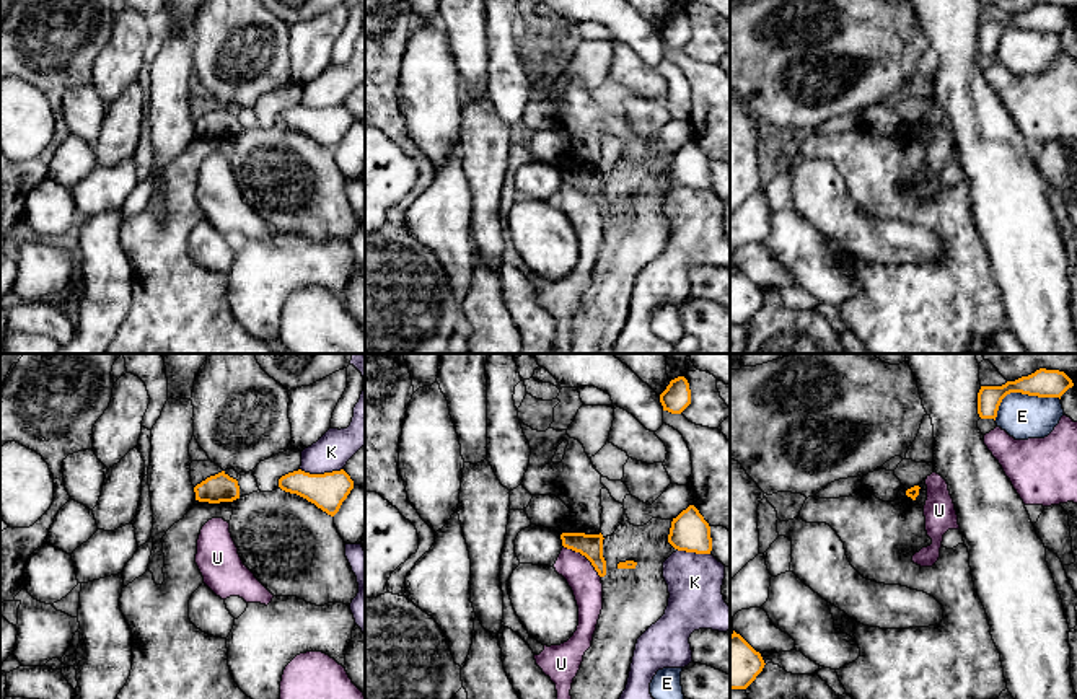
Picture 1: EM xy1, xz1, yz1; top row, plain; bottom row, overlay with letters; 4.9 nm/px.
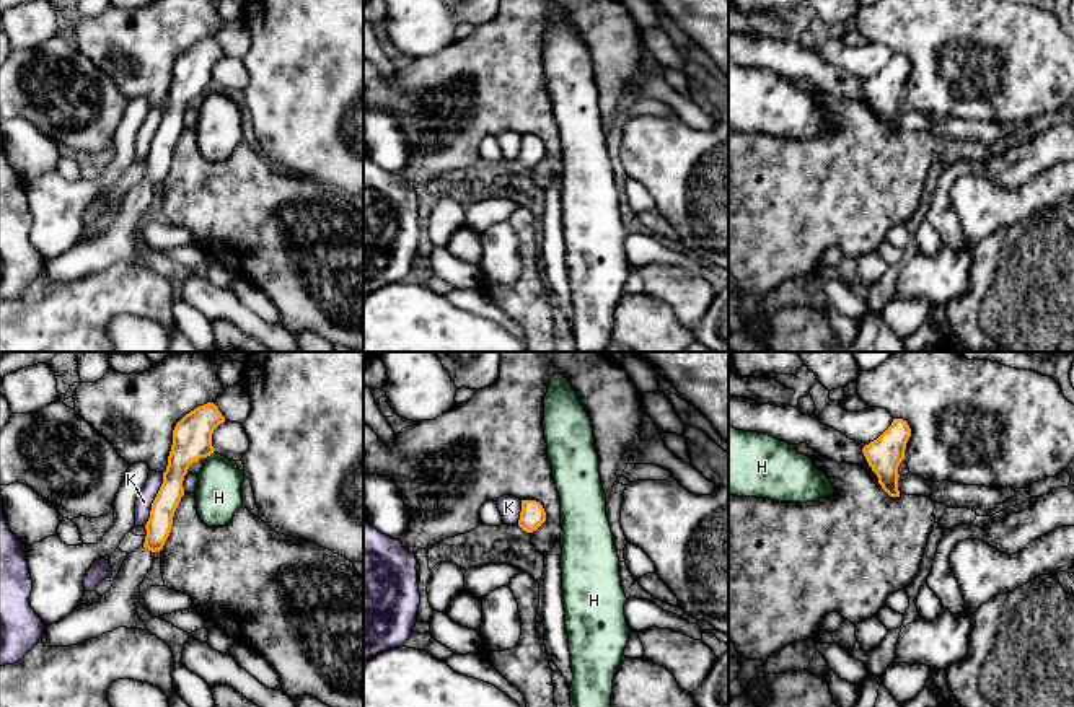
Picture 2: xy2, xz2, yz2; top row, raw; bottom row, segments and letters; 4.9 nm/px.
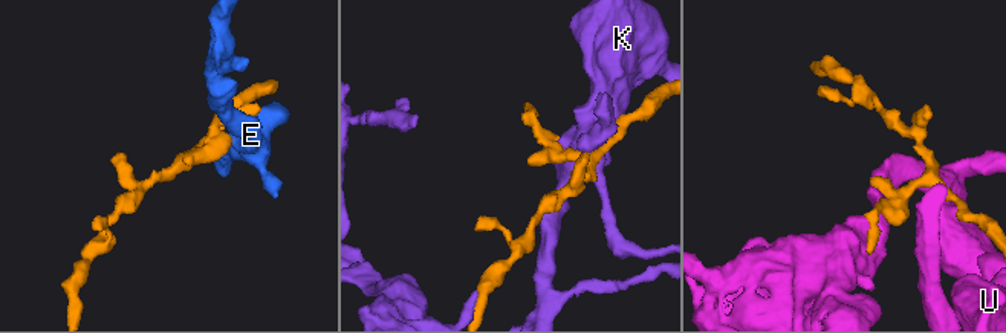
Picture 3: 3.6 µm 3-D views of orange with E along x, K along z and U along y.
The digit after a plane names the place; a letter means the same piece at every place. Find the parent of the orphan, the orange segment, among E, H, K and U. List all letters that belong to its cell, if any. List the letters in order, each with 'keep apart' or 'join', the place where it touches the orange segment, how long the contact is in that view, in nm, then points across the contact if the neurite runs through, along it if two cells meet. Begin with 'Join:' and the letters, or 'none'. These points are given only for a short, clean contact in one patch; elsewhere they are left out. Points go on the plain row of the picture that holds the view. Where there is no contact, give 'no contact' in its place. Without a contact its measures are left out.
Join: none
E: keep apart | yz1 (1020, 26) | 340 nm
H: keep apart | xy2 (211, 88) | 40 nm | along xy2 (212, 87), (209, 92)
K: keep apart | xy2 (155, 134) | 280 nm
U: keep apart | xz1 (585, 191) | 240 nm

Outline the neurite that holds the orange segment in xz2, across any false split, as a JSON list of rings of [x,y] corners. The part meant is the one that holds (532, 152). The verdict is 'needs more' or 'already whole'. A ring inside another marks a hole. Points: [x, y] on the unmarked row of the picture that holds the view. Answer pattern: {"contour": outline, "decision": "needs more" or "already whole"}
{"contour": [[[522,135],[518,161],[526,166],[536,166],[546,156],[546,147],[536,135]]], "decision": "already whole"}

